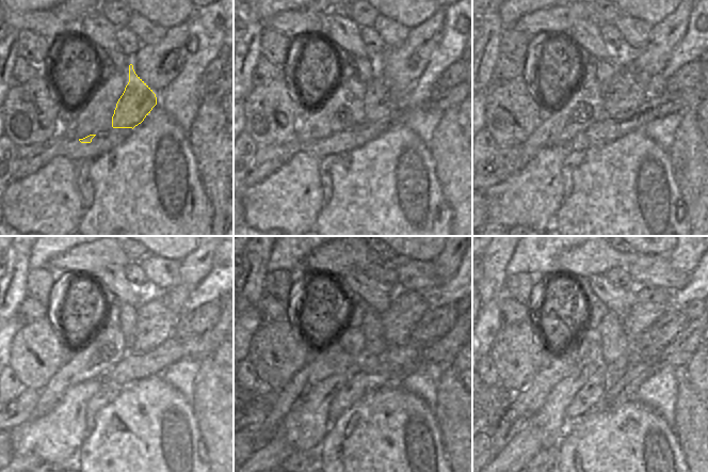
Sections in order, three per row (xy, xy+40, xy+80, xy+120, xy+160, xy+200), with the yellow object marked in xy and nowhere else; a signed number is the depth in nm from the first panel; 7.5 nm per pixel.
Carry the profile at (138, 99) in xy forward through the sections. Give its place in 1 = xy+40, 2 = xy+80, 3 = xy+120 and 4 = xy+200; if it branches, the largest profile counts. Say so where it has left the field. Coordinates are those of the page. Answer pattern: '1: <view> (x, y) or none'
1: xy+40 (381, 99)
2: xy+80 (628, 90)
3: xy+120 (158, 316)
4: xy+200 (649, 302)

